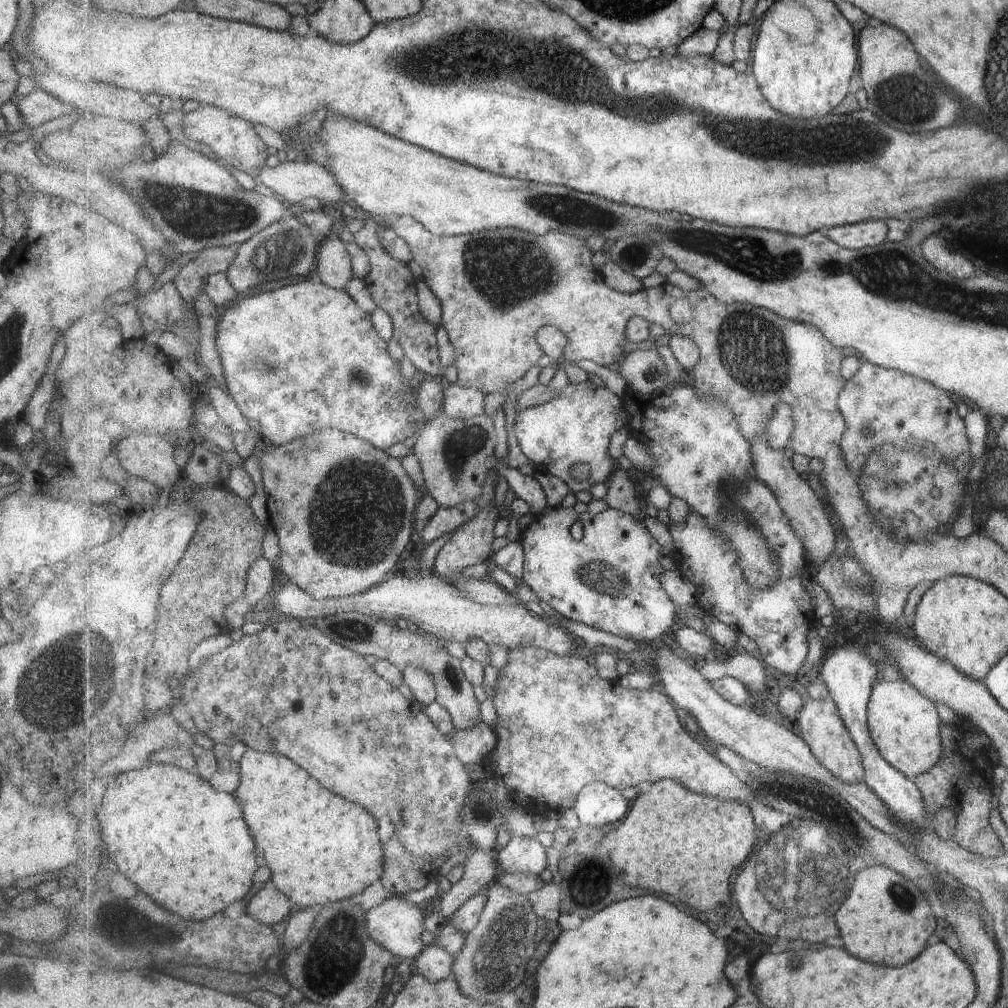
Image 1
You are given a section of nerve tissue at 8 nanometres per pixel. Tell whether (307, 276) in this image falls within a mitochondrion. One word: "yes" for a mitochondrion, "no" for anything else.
no

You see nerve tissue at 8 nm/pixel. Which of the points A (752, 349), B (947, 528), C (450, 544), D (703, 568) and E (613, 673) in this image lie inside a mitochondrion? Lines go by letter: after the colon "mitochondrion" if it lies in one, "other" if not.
A: mitochondrion
B: other
C: other
D: other
E: other

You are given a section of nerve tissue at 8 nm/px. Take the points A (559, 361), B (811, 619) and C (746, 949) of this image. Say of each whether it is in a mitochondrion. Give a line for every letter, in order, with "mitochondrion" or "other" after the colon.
A: other
B: other
C: other

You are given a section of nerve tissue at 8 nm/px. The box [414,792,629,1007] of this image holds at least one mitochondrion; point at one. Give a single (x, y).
(510, 927)

